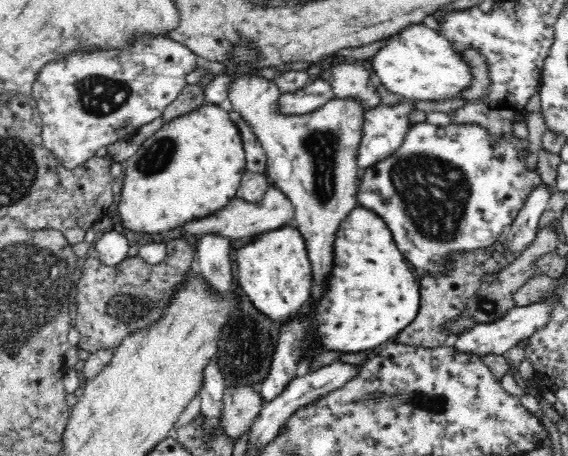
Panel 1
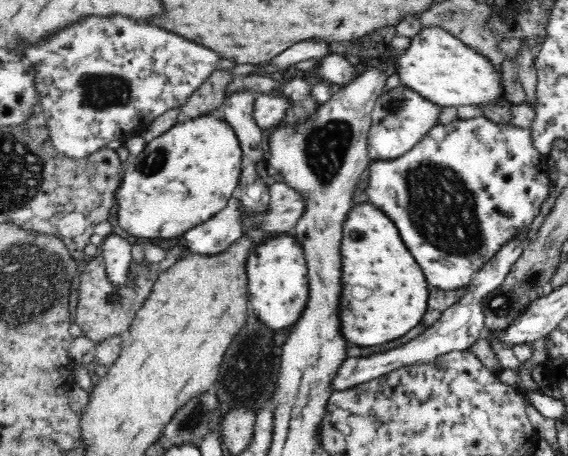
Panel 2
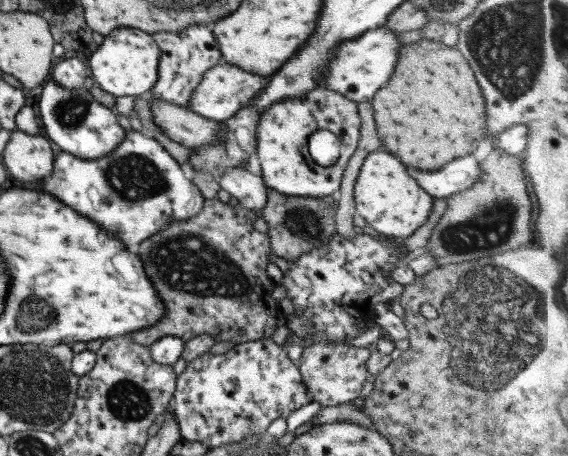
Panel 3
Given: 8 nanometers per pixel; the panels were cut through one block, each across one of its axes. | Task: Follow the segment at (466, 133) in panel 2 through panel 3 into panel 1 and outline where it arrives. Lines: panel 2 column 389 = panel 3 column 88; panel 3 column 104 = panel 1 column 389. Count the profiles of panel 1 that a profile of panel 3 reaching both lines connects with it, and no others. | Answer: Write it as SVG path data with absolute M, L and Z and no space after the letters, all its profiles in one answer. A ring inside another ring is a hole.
M425 121L410 125L410 129L402 146L392 156L364 169L357 203L384 220L398 250L408 258L410 264L416 266L417 273L441 275L448 270L446 260L454 251L489 247L501 240L520 214L529 192L542 183L541 176L537 169L528 171L524 158L520 158L521 155L528 155L528 139L490 135L486 128L477 124L438 126Z

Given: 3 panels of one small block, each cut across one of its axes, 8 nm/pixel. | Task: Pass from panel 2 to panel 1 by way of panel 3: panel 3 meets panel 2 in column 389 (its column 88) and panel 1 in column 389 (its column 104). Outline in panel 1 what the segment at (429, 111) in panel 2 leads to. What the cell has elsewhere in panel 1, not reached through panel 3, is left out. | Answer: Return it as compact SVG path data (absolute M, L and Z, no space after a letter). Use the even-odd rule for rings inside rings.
M402 100L395 106L380 104L364 114L362 140L356 159L359 168L366 168L392 156L408 136L410 123L408 115L416 110L414 102Z

